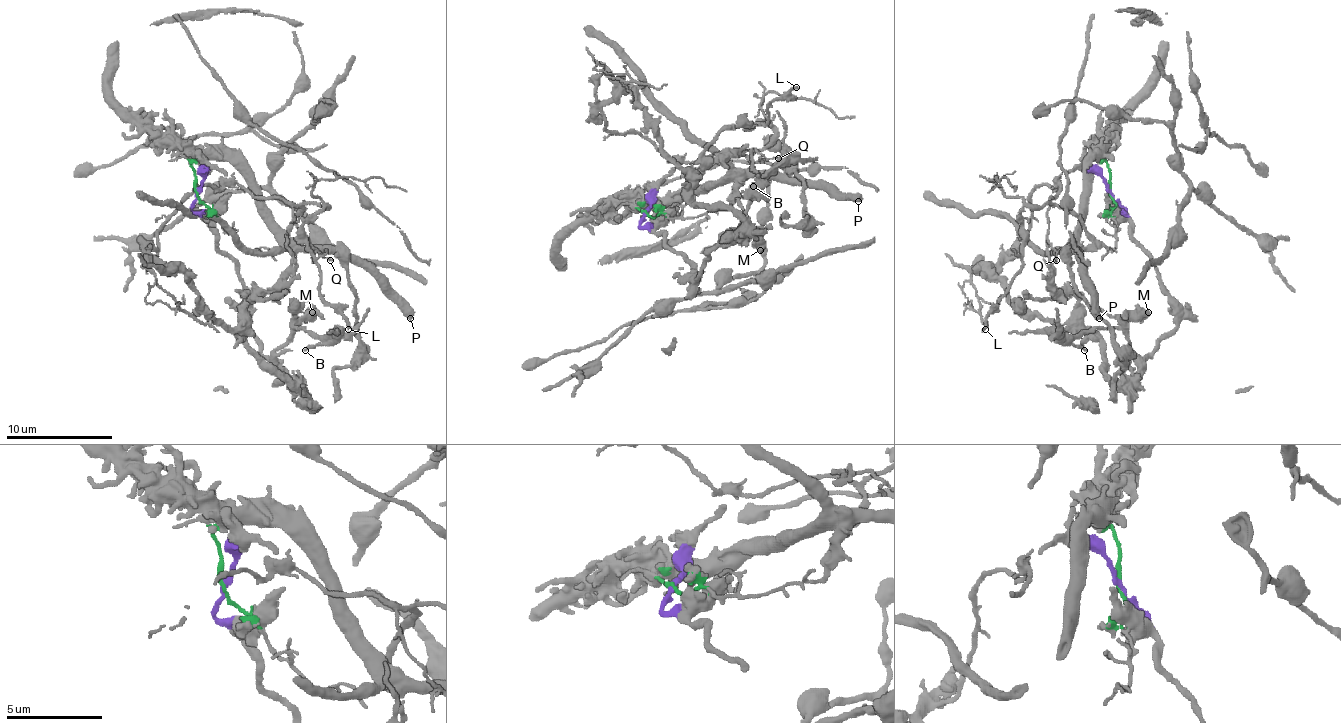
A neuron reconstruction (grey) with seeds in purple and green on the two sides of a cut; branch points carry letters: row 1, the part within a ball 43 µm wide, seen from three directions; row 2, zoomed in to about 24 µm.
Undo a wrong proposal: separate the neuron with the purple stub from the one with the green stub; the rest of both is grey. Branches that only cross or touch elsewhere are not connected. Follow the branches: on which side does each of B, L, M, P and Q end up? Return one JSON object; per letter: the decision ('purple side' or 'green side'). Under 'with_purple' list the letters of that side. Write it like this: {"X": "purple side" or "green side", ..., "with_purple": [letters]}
{"B": "purple side", "L": "green side", "M": "purple side", "P": "green side", "Q": "green side", "with_purple": ["B", "M"]}

